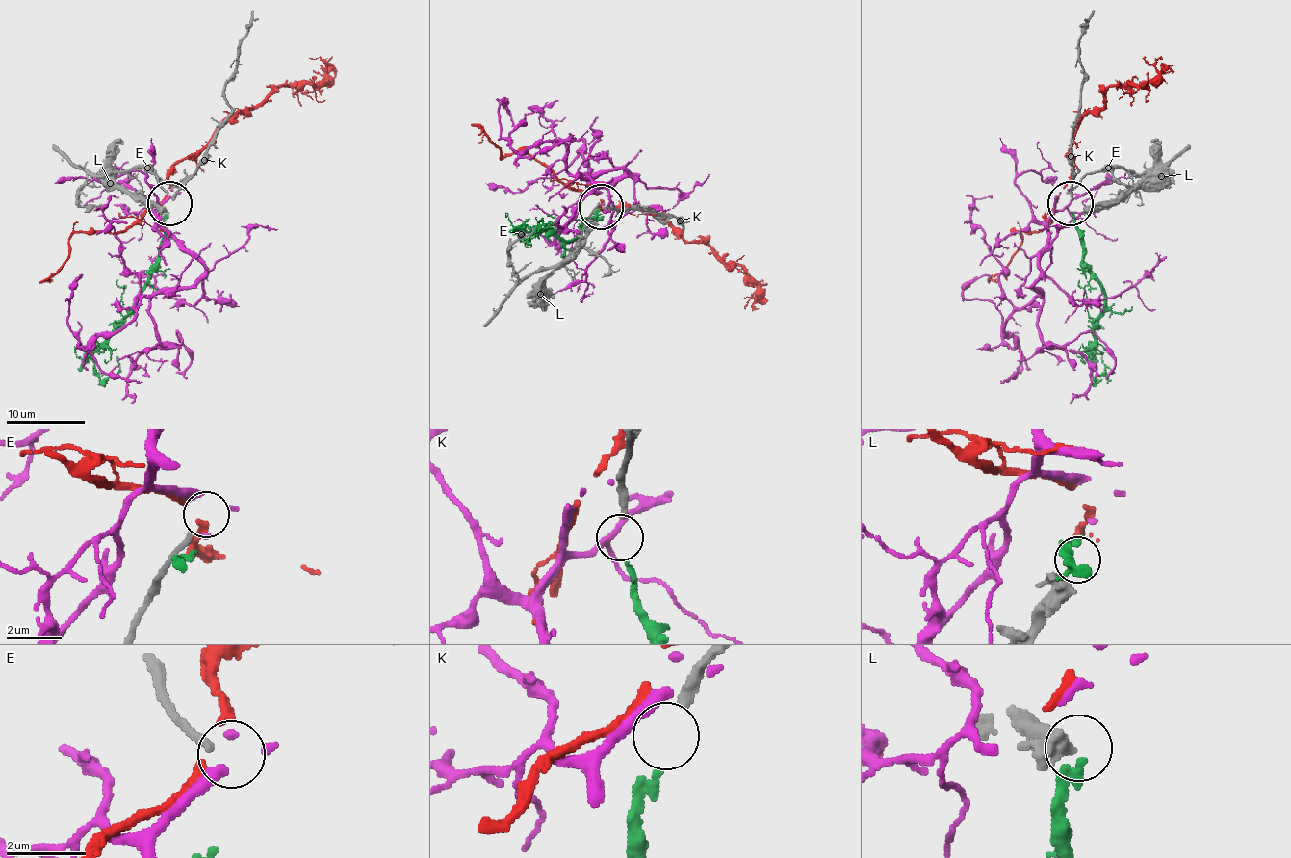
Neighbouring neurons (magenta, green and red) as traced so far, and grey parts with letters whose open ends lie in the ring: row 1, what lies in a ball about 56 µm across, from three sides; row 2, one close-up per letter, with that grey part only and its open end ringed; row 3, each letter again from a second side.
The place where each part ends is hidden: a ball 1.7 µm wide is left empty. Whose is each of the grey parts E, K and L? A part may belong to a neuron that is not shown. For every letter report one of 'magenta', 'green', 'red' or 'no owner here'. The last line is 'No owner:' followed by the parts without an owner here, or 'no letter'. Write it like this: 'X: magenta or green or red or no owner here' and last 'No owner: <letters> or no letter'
E: no owner here
K: green
L: no owner here
No owner: E, L

